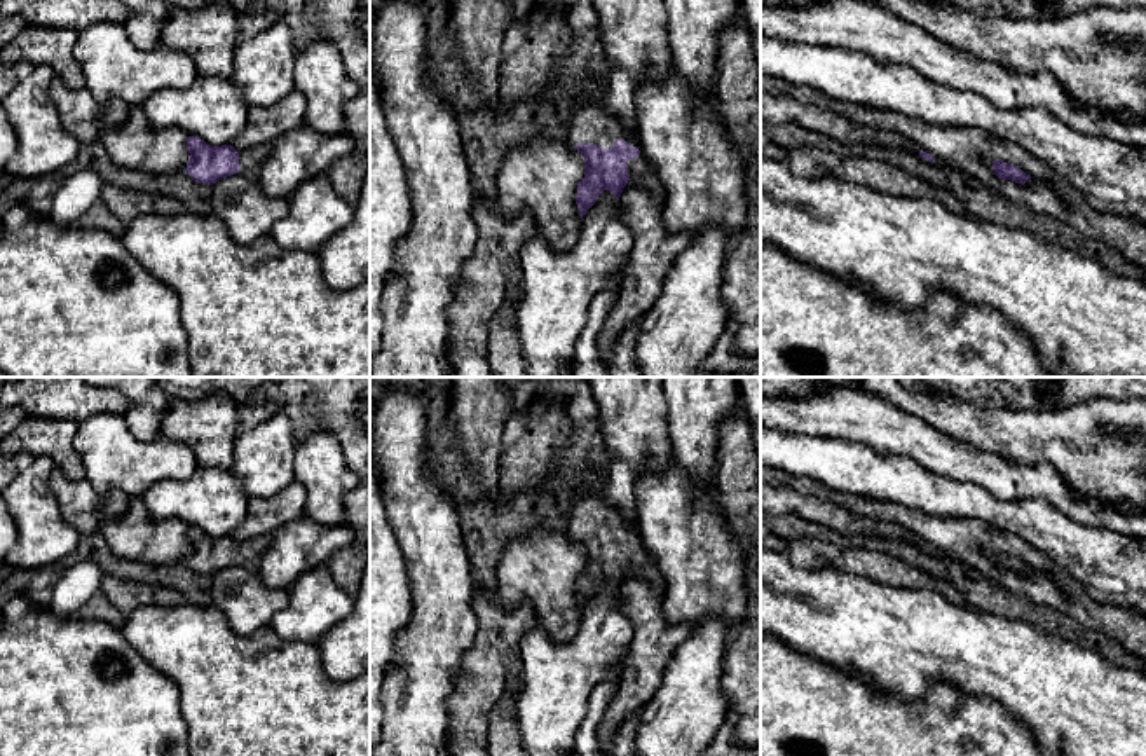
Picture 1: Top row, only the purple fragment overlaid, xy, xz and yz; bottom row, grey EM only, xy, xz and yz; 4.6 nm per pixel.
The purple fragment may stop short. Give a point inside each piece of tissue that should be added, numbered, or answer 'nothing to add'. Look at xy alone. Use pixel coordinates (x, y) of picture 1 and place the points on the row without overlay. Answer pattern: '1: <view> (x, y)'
1: xy (250, 550)

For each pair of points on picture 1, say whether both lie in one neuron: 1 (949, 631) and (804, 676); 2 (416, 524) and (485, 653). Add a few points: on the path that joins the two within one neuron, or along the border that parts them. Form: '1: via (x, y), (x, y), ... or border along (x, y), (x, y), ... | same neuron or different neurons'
1: border along (798, 653), (829, 666), (846, 667), (873, 685) | different neurons
2: border along (473, 596), (477, 638), (457, 673) | different neurons

